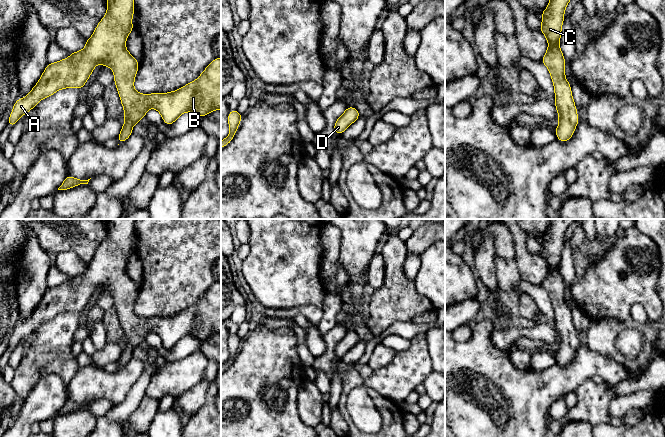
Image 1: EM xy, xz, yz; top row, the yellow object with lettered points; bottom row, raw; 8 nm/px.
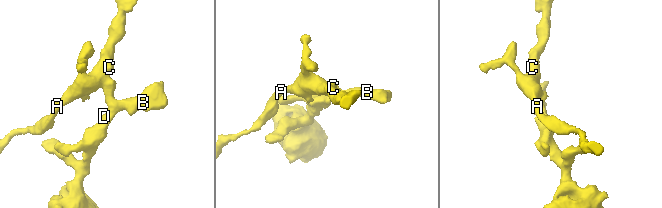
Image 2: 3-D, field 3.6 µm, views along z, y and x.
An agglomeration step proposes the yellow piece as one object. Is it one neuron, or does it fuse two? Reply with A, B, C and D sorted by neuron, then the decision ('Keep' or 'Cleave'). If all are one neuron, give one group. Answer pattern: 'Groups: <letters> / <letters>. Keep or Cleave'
Groups: A B C D. Keep

